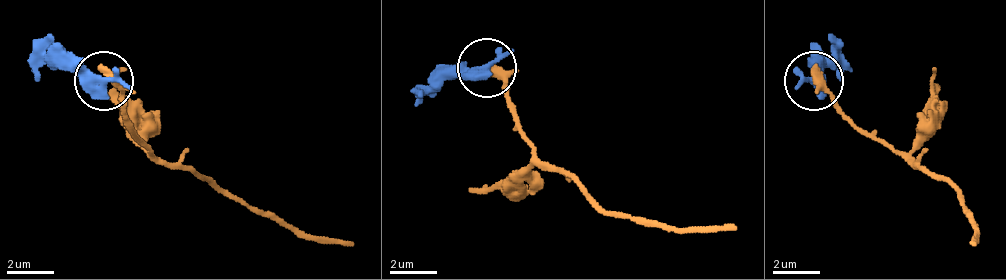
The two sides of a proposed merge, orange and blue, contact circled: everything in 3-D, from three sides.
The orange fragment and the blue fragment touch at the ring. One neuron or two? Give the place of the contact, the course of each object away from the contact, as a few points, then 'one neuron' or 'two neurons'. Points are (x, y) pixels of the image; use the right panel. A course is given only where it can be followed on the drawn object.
(813, 81) | orange via (812, 76), (859, 129), (888, 141), (959, 194), (977, 229), (971, 247) | blue via (812, 82), (830, 65), (841, 82) | two neurons

